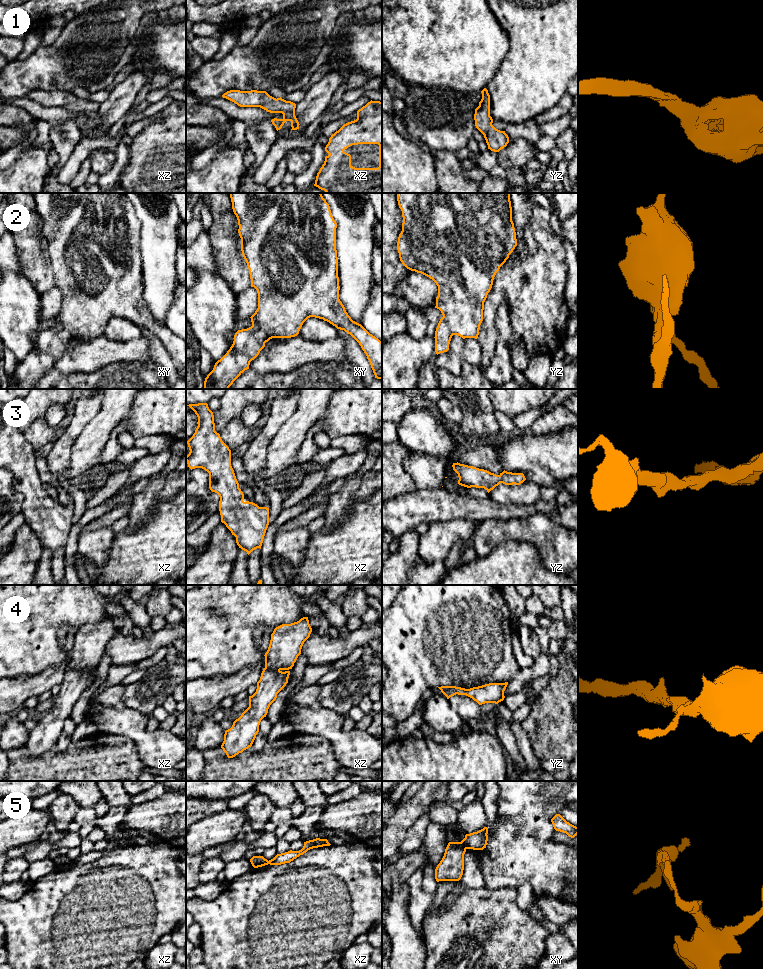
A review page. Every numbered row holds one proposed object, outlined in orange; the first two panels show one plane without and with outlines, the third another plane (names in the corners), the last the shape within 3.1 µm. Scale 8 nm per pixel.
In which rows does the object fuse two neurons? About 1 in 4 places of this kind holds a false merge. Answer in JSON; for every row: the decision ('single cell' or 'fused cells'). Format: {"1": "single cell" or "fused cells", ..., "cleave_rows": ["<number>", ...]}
{"1": "single cell", "2": "single cell", "3": "single cell", "4": "single cell", "5": "fused cells", "cleave_rows": ["5"]}

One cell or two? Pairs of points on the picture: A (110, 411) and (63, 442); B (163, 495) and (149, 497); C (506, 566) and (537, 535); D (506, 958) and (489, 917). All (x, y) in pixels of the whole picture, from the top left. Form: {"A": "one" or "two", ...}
{"A": "two", "B": "two", "C": "two", "D": "one"}

